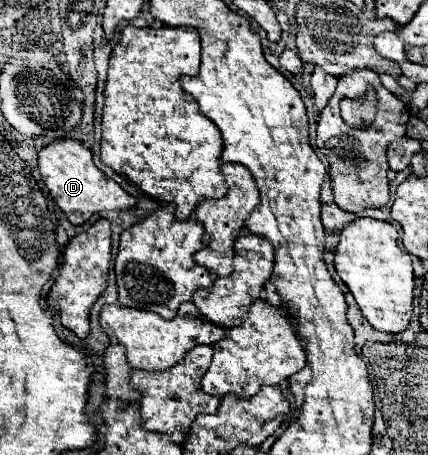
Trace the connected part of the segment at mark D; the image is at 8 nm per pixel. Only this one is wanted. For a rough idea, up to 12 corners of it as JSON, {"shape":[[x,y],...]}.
{"shape":[[76,139],[38,151],[50,197],[74,225],[130,197]]}

